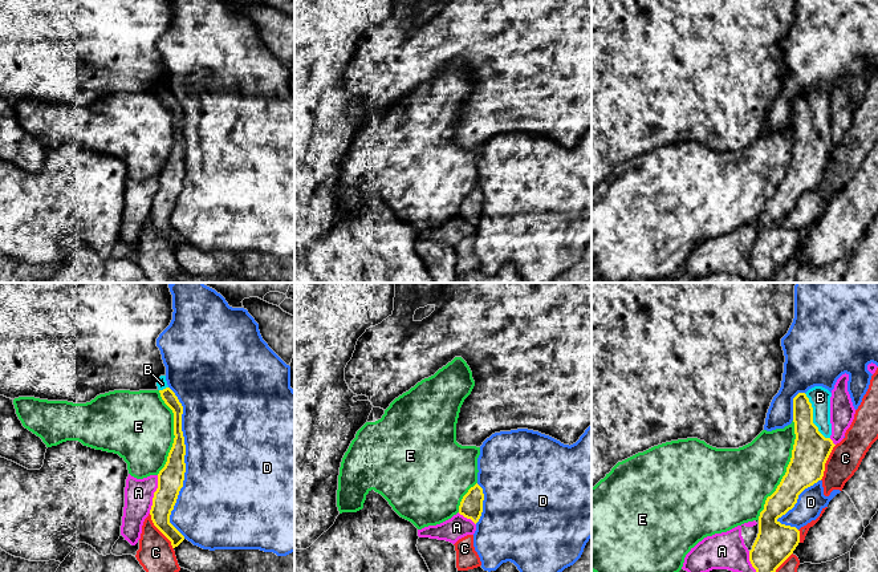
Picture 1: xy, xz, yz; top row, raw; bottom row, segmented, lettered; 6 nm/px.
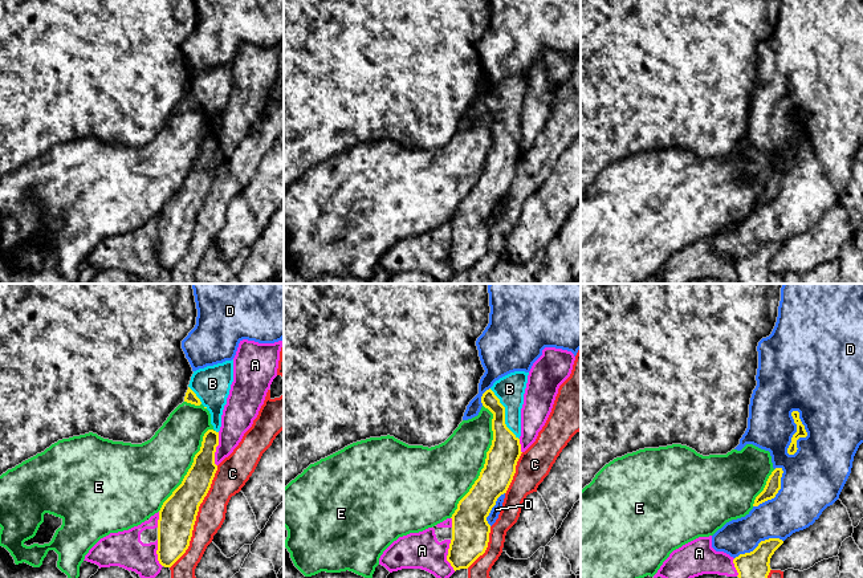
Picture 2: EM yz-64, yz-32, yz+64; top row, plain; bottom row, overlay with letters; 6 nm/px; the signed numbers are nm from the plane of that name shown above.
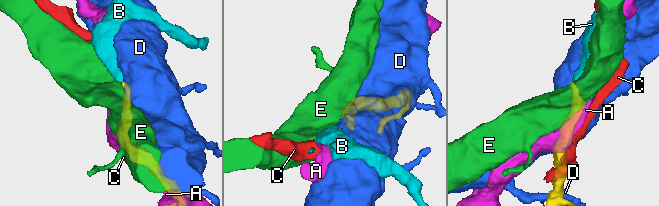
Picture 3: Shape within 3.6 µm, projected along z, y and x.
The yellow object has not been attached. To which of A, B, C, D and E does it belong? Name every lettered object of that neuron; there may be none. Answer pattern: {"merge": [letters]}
{"merge": ["B"]}

